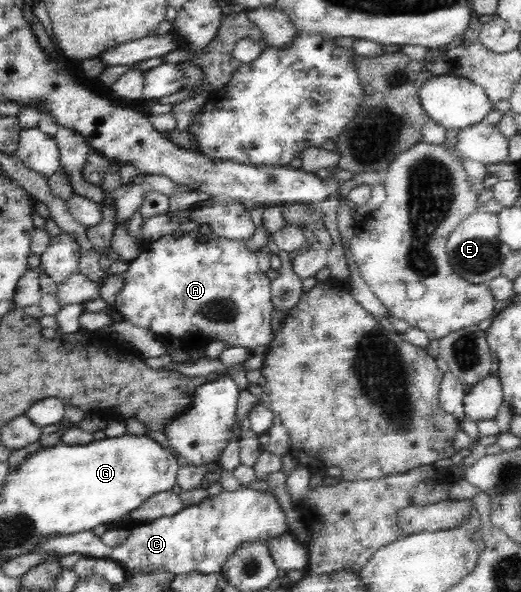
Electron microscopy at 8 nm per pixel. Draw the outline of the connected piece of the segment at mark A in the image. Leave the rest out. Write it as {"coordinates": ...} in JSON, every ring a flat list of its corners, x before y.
{"coordinates":[[202,233,169,234,143,245,139,255,128,262,128,269,122,273,124,285,116,295,116,311,129,323,150,329,162,338,181,338,190,332,196,337,224,341,227,348,239,346,252,351,259,345,270,345,275,337,271,330,275,306,271,280,259,270,256,252,250,251,243,241,224,238,199,241,201,236]]}

